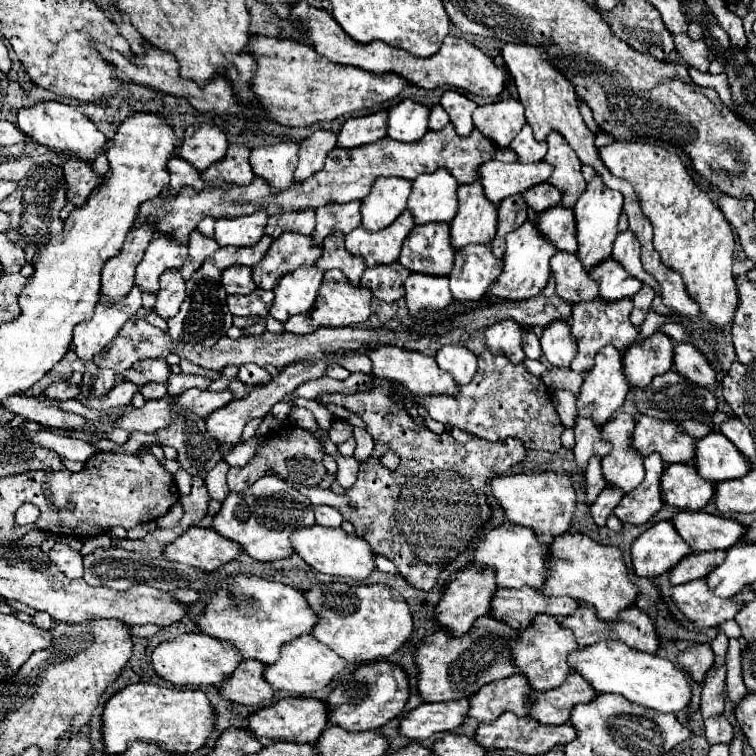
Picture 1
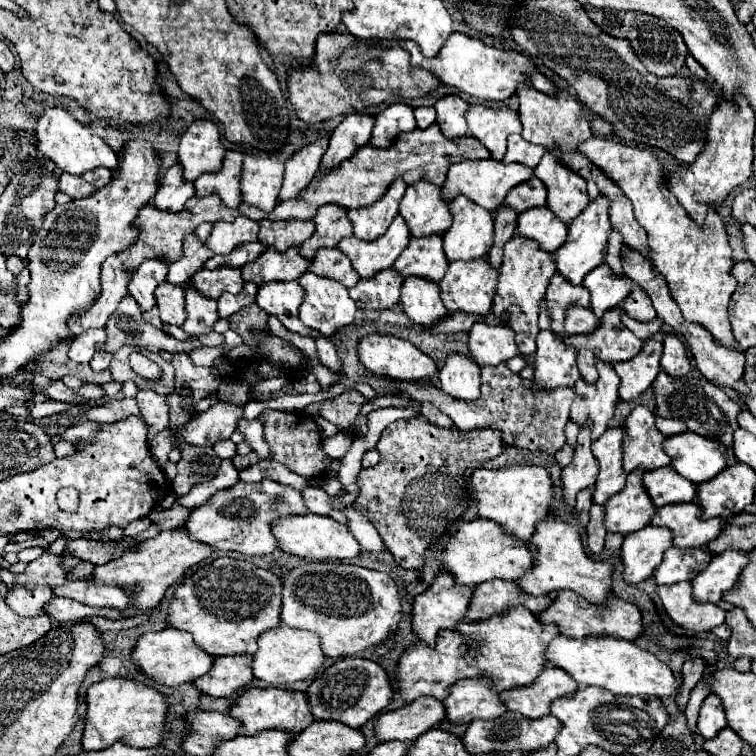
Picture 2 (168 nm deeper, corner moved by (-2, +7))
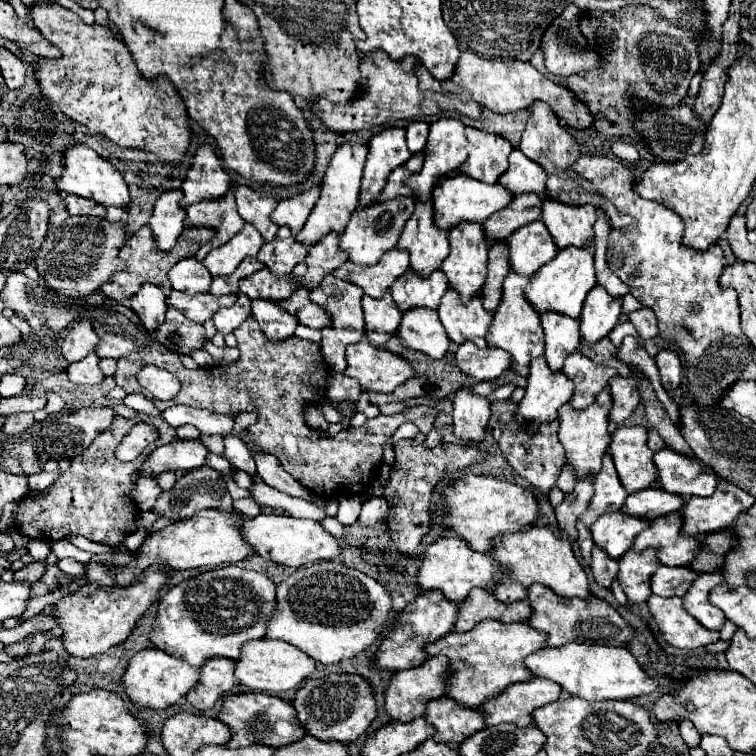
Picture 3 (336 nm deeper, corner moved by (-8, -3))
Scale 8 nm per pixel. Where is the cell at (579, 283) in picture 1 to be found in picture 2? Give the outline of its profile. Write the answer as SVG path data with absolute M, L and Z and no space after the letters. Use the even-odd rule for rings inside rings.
M554 273L550 279L550 285L546 289L546 301L548 301L548 311L550 311L550 319L552 325L550 329L556 335L564 335L564 313L570 305L582 305L582 307L590 307L590 297L588 297L588 289L584 289L584 285L572 285L570 281L566 281L564 275Z

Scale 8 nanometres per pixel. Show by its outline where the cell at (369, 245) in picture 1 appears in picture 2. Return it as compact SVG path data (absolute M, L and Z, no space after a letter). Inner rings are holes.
M398 215L394 217L388 231L376 241L360 241L352 235L344 237L344 241L340 241L336 247L352 261L354 269L364 279L392 267L396 257L408 247L408 241L408 225L404 225L404 219Z

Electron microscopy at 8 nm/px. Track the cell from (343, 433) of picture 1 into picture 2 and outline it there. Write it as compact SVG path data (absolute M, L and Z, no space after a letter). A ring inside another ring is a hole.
M350 389L350 391L344 391L342 395L326 401L320 409L320 415L324 419L328 419L330 423L334 423L338 429L348 431L364 403L366 403L366 397L362 393Z

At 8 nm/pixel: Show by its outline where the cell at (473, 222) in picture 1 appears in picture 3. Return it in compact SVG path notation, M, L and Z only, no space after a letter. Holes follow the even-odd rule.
M460 223L458 227L450 229L448 233L450 239L450 255L444 259L444 263L440 265L440 271L444 271L444 275L448 277L448 285L460 295L460 299L464 303L468 303L474 295L480 293L484 281L486 281L486 265L488 265L488 239L484 235L482 225L478 223Z

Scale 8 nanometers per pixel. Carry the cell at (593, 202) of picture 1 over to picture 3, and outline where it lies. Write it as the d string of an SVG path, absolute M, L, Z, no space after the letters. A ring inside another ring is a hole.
M594 245L582 247L582 249L566 247L566 249L558 251L558 255L550 263L542 265L538 269L538 273L534 273L530 277L530 283L524 289L524 297L530 299L530 305L538 313L554 311L554 313L578 319L580 311L582 311L582 303L584 303L588 291L594 285L596 285L596 275L594 275Z

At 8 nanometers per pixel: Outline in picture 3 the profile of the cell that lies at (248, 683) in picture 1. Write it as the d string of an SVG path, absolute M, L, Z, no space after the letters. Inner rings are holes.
M208 659L200 667L200 681L190 689L190 695L186 693L186 701L198 711L214 707L218 699L222 699L238 685L234 677L234 667L236 661L232 659Z

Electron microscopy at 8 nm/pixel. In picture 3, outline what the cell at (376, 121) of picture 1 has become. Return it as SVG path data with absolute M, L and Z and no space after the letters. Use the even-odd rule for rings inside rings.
M344 143L336 149L336 153L334 153L334 157L328 165L324 183L322 183L320 199L314 205L314 209L312 209L306 225L302 227L302 231L296 235L298 243L306 243L310 247L312 243L318 243L328 233L342 235L350 215L358 207L358 191L360 191L360 179L362 179L362 169L364 169L366 155L368 155L368 145L366 143Z

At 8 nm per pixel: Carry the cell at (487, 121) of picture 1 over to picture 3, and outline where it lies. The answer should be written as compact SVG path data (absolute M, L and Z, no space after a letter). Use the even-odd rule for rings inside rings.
M466 127L466 139L470 145L468 159L460 165L460 171L484 183L496 183L508 167L508 155L512 145L498 137L472 127Z

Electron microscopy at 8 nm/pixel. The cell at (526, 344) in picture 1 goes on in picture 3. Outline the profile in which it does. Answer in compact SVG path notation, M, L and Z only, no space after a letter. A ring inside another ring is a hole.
M514 271L508 273L508 277L504 279L504 295L502 295L500 307L494 313L494 319L490 323L490 331L486 333L488 347L500 347L500 349L508 351L508 355L512 359L510 369L514 373L522 375L522 377L528 377L530 361L544 353L544 333L542 333L542 327L540 327L540 315L522 297L522 291L528 285L528 279L530 277L520 277Z

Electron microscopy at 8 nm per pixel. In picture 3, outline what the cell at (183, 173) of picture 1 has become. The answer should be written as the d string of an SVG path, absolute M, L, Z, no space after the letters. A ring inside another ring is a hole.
M166 191L158 197L154 205L154 213L148 221L148 227L152 229L154 241L160 247L160 251L170 251L178 239L178 235L184 229L184 209L178 205L182 199L182 191Z

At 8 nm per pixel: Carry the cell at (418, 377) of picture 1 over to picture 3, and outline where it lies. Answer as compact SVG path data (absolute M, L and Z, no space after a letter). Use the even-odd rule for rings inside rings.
M360 339L358 343L352 343L348 349L346 349L346 361L348 361L348 367L344 371L344 375L356 379L362 387L362 391L376 391L376 393L392 393L398 385L402 385L406 379L414 377L414 369L412 365L402 359L400 355L394 355L386 349L376 349L368 343L368 339Z

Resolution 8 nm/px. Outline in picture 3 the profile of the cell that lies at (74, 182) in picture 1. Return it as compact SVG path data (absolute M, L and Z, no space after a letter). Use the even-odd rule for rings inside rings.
M68 195L64 199L70 215L92 215L92 217L106 217L106 207L92 203L90 199L82 199L78 195Z

